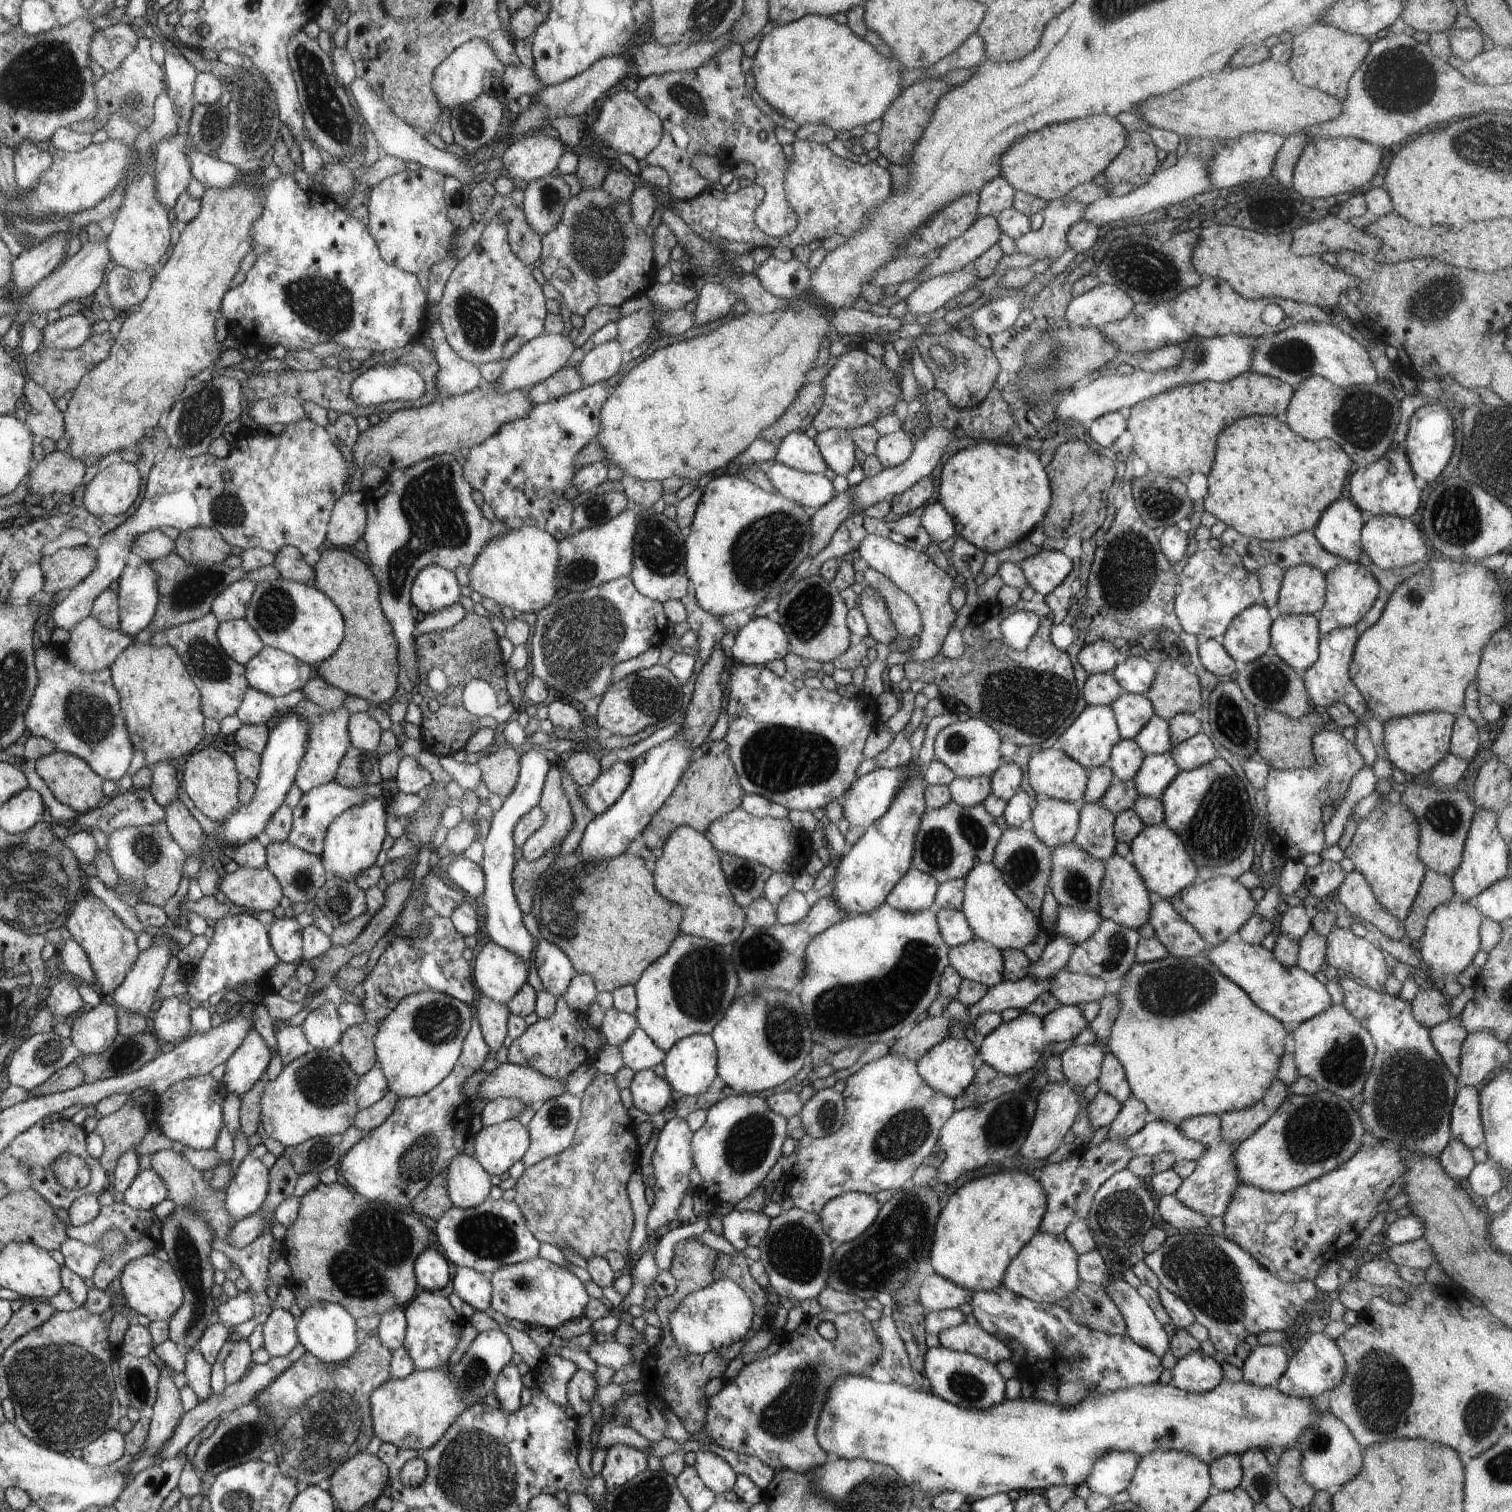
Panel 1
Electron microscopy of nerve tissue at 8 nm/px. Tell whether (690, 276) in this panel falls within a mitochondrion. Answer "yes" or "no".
no

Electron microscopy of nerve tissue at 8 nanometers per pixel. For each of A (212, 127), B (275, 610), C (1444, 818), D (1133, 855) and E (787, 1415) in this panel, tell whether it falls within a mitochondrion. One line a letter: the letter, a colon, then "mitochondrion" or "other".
A: mitochondrion
B: mitochondrion
C: mitochondrion
D: other
E: mitochondrion

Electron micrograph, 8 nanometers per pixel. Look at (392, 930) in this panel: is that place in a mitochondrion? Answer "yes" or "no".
no

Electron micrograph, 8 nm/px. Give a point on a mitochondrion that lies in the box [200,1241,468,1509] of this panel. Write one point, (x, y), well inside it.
(330, 1423)

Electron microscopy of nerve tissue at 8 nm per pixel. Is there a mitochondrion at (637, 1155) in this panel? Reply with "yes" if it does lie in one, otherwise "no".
no

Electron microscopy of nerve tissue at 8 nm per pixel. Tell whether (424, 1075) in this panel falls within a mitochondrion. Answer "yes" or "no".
no

